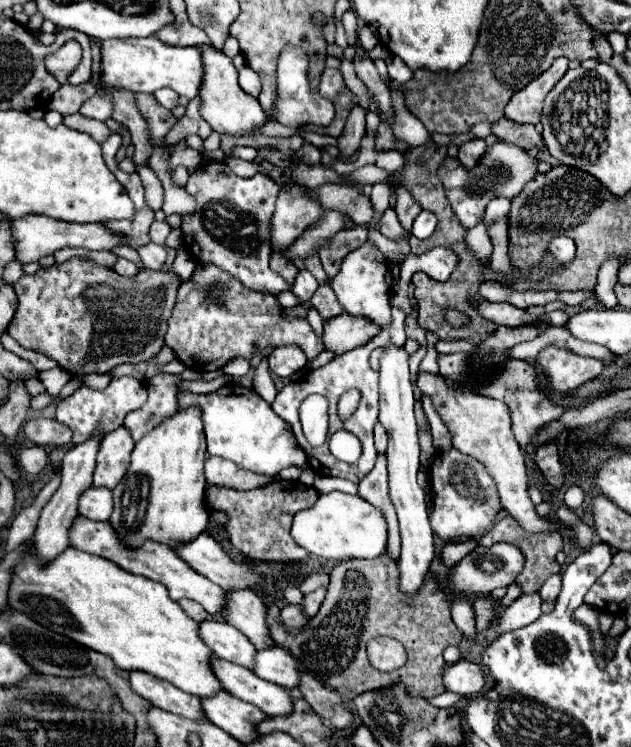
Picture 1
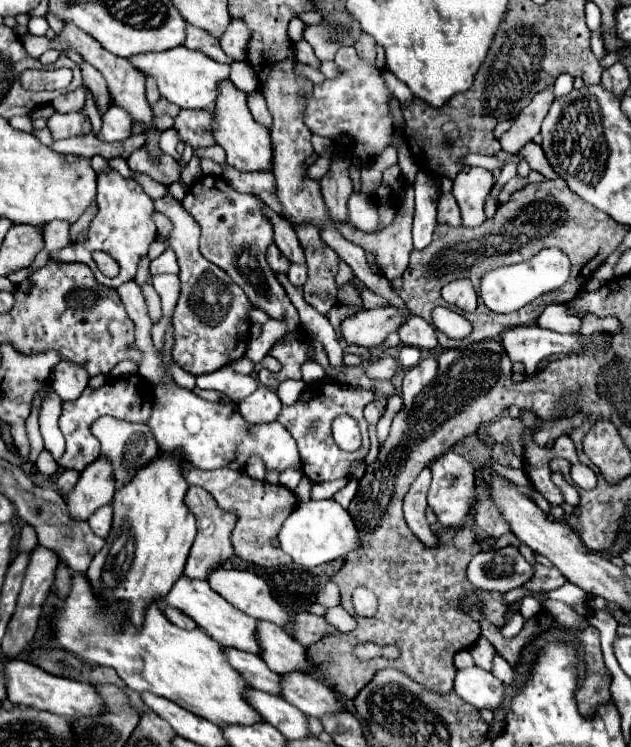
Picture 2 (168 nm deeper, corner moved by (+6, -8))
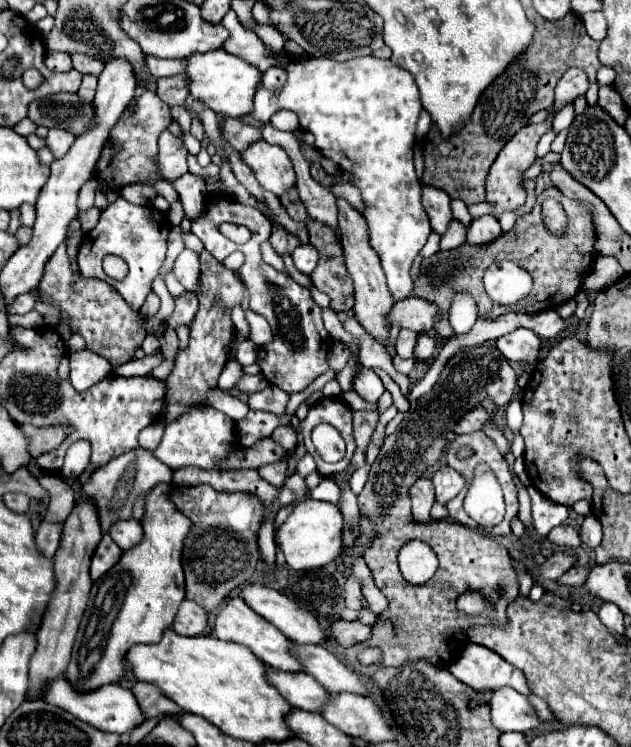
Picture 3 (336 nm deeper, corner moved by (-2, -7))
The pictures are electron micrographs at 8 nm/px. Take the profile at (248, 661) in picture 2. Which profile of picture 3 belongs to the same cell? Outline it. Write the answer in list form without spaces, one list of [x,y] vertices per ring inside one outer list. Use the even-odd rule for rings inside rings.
[[[267,665],[265,671],[269,683],[277,687],[277,691],[297,709],[305,711],[319,711],[325,695],[329,695],[311,675],[305,673],[287,673]]]

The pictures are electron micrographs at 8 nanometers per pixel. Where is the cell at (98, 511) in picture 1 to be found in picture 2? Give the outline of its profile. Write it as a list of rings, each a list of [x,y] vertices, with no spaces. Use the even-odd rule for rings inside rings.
[[[111,506],[99,508],[99,510],[89,518],[91,530],[93,530],[97,536],[101,536],[101,538],[105,538],[105,536],[109,534],[111,522],[113,522],[113,508],[111,508]]]

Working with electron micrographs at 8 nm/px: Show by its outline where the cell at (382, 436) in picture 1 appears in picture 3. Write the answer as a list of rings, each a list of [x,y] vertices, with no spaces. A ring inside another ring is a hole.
[[[357,367],[355,371],[355,377],[353,377],[353,383],[355,383],[355,391],[369,403],[377,403],[377,399],[381,397],[381,393],[385,391],[383,387],[383,381],[377,377],[375,371],[371,369],[365,369],[365,367]]]

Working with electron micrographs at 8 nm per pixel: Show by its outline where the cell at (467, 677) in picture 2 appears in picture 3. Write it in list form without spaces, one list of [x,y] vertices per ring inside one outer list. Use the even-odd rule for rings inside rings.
[[[497,687],[491,691],[491,721],[501,731],[539,731],[539,717],[529,699],[513,687]]]

